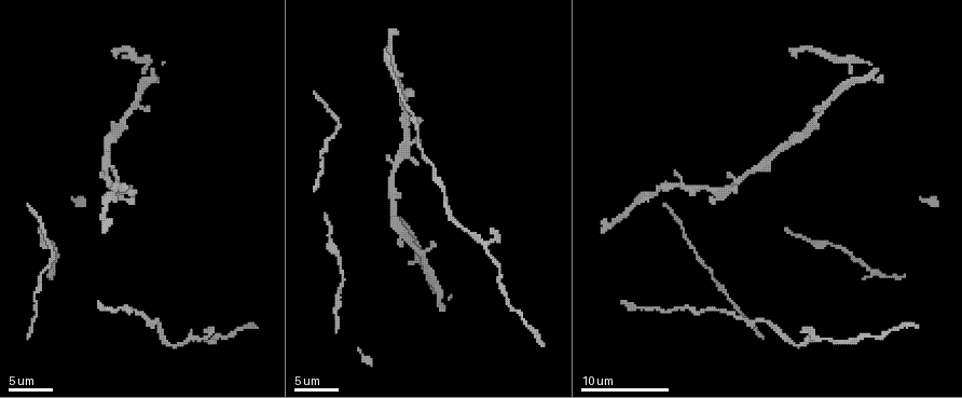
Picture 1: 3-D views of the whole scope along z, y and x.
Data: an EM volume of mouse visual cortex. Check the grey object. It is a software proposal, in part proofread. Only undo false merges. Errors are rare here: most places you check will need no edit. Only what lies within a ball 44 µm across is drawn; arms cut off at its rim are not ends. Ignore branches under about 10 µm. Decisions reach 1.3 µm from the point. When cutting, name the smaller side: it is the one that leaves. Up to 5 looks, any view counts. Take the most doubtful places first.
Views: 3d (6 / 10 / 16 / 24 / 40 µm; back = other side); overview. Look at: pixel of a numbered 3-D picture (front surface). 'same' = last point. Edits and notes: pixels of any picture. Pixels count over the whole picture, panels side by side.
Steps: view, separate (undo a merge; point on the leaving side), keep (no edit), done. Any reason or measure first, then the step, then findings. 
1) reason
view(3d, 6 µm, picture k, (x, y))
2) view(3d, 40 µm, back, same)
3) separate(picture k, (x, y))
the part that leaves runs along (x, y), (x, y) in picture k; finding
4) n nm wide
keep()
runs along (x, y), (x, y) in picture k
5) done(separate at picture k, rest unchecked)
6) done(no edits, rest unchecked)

three arms meet
view(3d, 10 µm, picture 1, (761, 170))

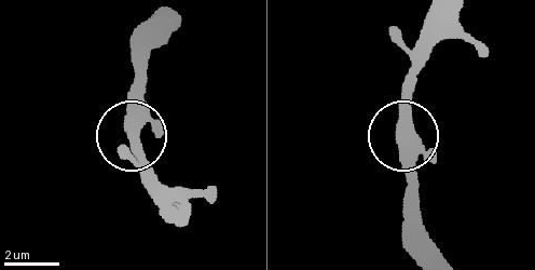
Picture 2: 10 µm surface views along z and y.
340 nm wide
keep()
continuous, no second neuron

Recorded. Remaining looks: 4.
side arm on a straight run
view(3d, 16 µm, picture 1, (820, 338))

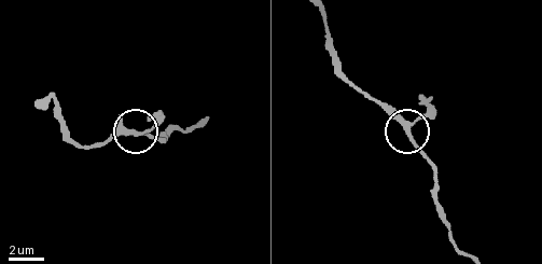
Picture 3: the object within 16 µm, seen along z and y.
view(3d, 16 µm, back, picture 3, (408, 133))

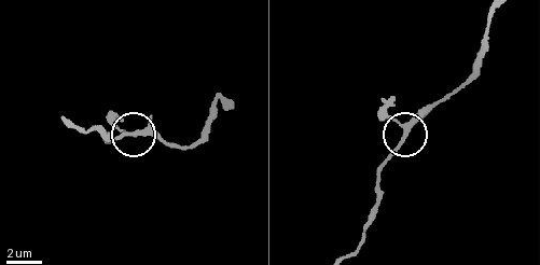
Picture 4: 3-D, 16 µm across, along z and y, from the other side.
3 arms
keep()
runs along (493, 17), (479, 65), (409, 129), (400, 148), (379, 167) in picture 4; one neuron here

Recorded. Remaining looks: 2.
a narrow waist
view(3d, 6 µm, picture 1, (443, 195))

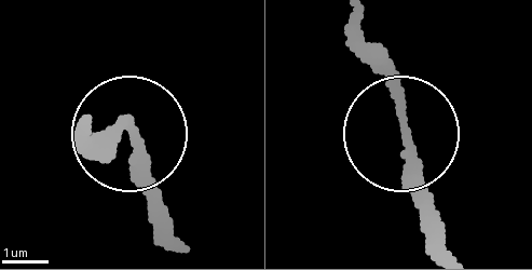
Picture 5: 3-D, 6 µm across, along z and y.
keep()
runs along (76, 119), (134, 134), (146, 219) in picture 5; all the same neuron

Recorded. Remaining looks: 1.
done(no edits, rest unchecked)

